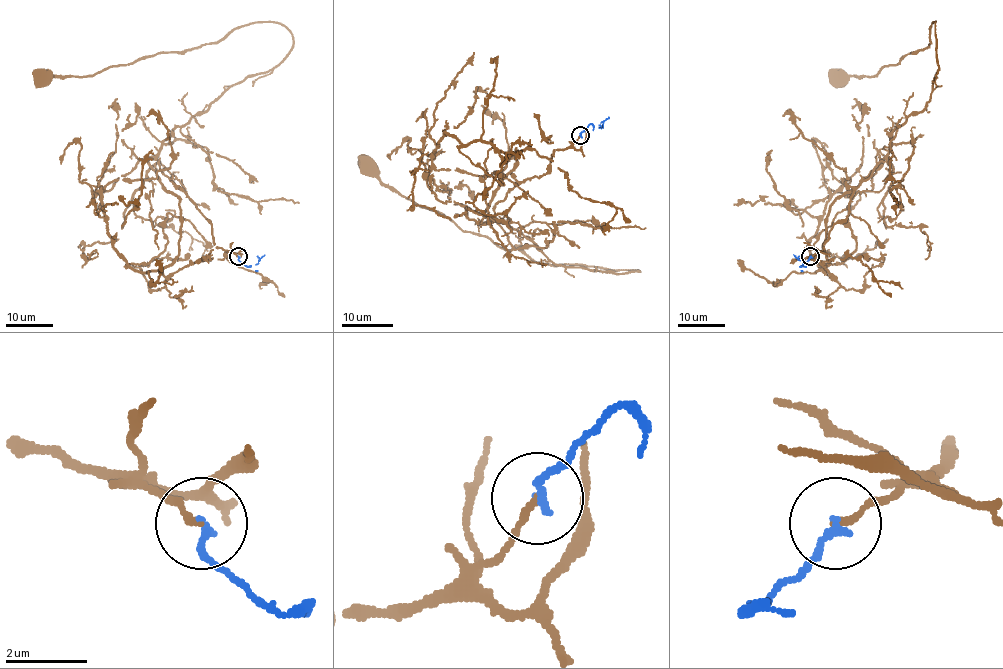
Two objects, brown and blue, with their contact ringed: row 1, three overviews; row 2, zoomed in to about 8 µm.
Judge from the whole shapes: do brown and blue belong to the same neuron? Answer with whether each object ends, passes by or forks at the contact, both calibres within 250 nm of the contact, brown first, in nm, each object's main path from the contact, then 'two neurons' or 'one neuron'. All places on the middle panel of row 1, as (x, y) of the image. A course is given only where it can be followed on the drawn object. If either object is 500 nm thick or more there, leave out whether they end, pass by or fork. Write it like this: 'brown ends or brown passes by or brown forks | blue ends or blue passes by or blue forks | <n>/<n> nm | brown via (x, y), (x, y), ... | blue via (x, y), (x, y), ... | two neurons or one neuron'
brown ends | blue ends | 150/200 nm | brown via (580, 136), (493, 217), (552, 263), (639, 272), (536, 263), (368, 167) | blue via (580, 136), (591, 124), (602, 127), (608, 117) | one neuron

